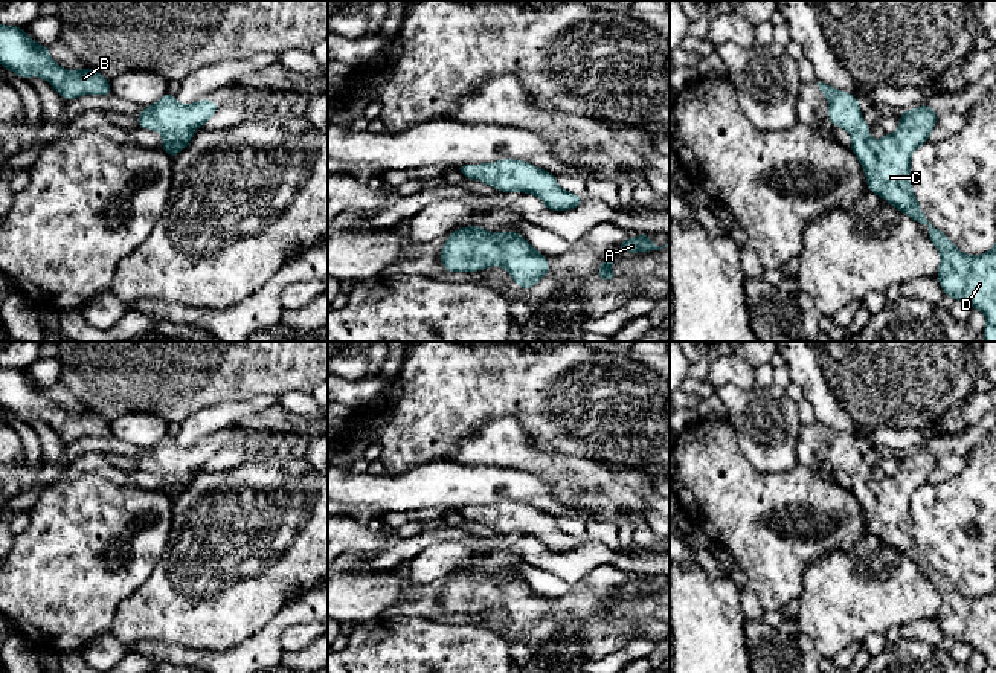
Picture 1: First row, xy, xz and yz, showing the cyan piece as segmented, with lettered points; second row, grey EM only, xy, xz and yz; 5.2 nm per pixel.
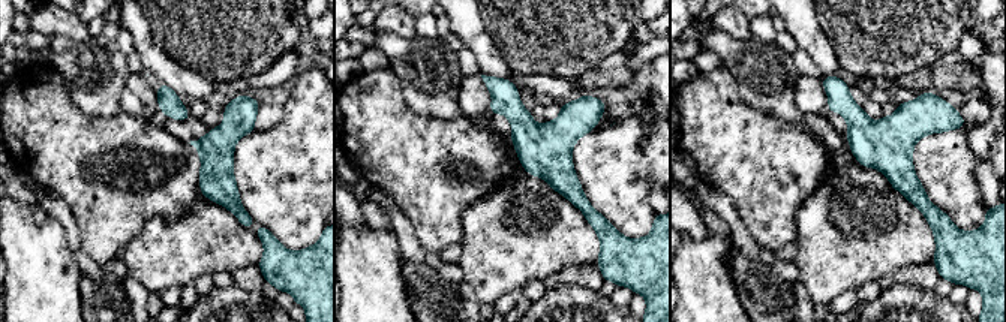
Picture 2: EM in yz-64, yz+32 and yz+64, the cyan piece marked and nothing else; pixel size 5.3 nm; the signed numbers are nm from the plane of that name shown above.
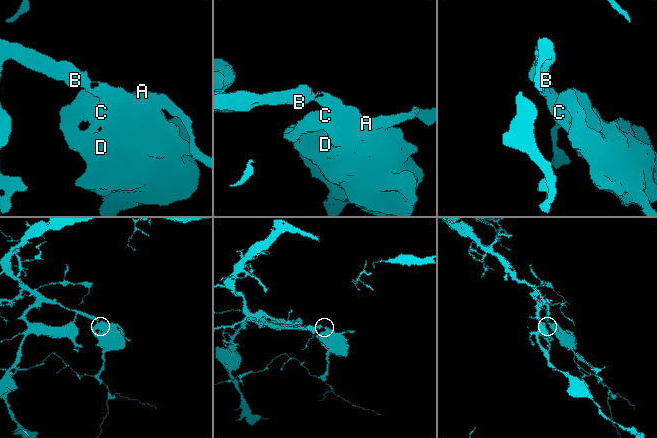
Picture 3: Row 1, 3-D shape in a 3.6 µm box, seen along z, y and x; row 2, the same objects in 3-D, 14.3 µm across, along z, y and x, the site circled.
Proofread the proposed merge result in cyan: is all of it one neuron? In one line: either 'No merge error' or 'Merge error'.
No merge error

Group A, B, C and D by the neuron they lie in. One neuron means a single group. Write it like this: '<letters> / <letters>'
A B C D

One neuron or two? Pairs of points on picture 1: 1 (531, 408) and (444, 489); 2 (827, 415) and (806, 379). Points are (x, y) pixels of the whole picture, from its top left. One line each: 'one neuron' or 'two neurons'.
1: two neurons
2: one neuron

